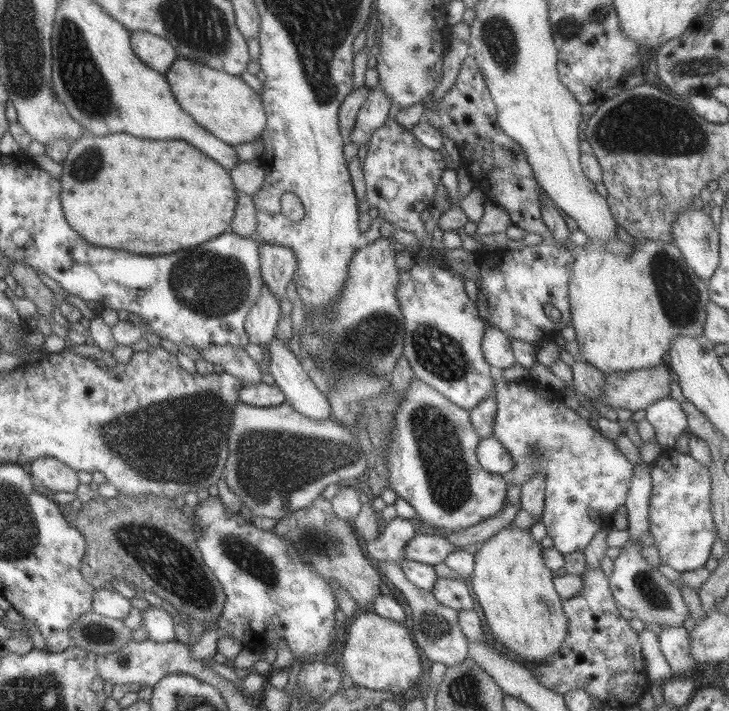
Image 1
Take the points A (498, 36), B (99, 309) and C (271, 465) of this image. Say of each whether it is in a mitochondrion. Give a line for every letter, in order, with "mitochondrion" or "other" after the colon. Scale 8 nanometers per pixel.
A: mitochondrion
B: other
C: mitochondrion

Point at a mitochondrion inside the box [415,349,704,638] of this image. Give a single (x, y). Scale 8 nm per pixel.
(648, 588)

